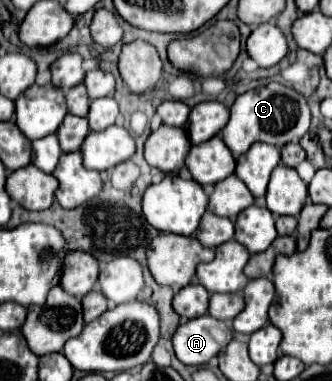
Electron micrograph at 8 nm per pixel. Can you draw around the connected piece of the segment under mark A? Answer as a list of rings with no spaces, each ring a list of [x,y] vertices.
[[[201,315],[179,325],[173,335],[175,355],[185,365],[207,365],[231,341],[233,331],[227,323],[211,315]]]

